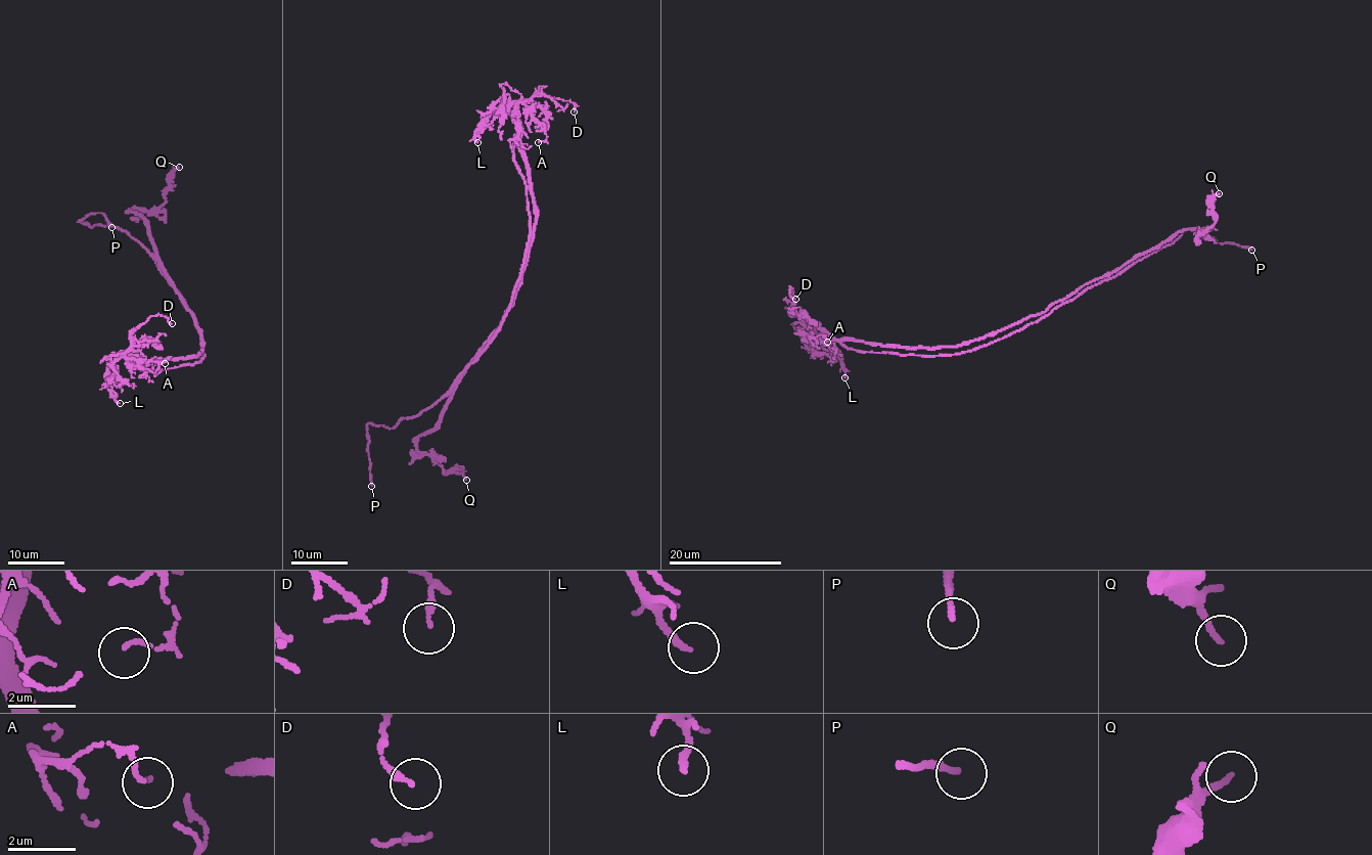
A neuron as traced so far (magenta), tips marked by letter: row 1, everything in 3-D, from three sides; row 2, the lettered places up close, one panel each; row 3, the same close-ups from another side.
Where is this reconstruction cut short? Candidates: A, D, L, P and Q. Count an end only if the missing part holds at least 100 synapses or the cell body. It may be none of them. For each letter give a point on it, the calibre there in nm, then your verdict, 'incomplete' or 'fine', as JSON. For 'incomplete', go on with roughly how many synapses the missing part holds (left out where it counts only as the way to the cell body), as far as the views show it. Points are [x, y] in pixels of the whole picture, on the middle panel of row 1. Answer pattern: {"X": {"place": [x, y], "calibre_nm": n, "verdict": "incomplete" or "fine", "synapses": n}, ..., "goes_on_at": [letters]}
{"A": {"place": [538, 142], "calibre_nm": 80, "verdict": "fine"}, "D": {"place": [574, 111], "calibre_nm": 180, "verdict": "fine"}, "L": {"place": [477, 142], "calibre_nm": 190, "verdict": "fine"}, "P": {"place": [371, 486], "calibre_nm": 140, "verdict": "incomplete"}, "Q": {"place": [466, 480], "calibre_nm": 170, "verdict": "fine"}, "goes_on_at": ["P"]}

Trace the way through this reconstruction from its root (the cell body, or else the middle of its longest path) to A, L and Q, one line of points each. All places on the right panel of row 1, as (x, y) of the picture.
A: (1006, 326), (960, 346), (938, 349), (831, 339), (818, 325), (801, 328), (813, 338), (821, 334), (827, 342)
L: (1006, 326), (960, 346), (938, 349), (831, 339), (818, 325), (818, 334), (840, 360), (844, 377)
Q: (1006, 326), (1040, 314), (1092, 280), (1152, 251), (1176, 232), (1205, 232), (1215, 222), (1213, 199), (1219, 193)

